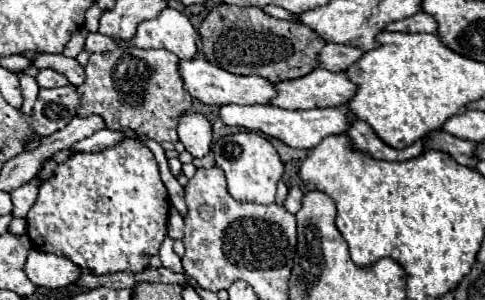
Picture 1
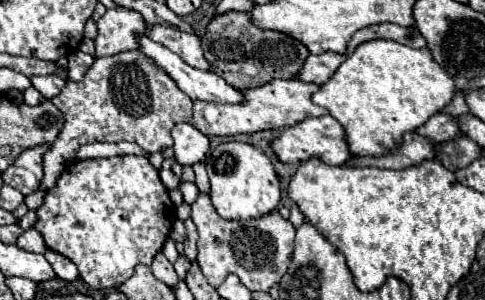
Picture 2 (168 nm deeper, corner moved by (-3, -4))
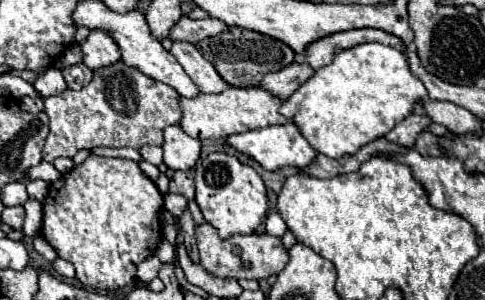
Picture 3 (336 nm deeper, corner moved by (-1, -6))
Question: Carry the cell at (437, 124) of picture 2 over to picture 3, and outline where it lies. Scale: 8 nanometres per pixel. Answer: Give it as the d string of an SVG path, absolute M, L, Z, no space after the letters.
M411 114L409 118L405 118L403 122L399 122L389 134L385 134L387 140L391 142L397 142L401 146L407 146L407 148L413 148L415 142L417 142L417 136L431 124L431 118L429 116L417 116L417 114Z

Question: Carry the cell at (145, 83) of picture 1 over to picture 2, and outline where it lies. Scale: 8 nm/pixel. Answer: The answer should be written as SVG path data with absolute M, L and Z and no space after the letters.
M139 50L121 52L107 58L95 58L93 66L81 82L67 80L65 88L51 98L63 112L65 124L57 140L43 154L45 176L41 190L47 192L55 186L61 174L61 162L77 154L77 144L91 142L135 142L145 152L163 152L171 146L171 128L179 122L191 122L191 98L183 94L177 84Z

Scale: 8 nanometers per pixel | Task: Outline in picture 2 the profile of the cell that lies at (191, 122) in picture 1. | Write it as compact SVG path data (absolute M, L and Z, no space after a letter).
M175 124L171 136L177 164L193 166L195 162L203 162L209 150L209 138L201 134L193 124Z

